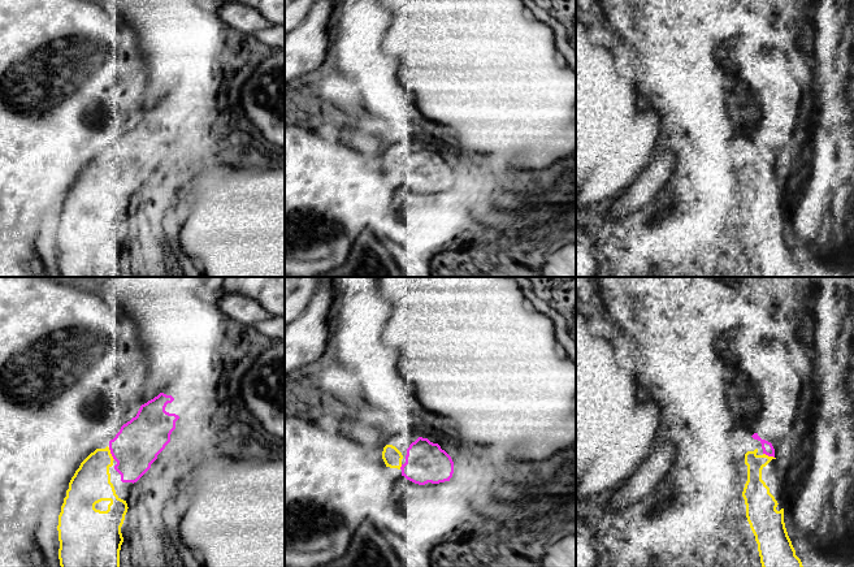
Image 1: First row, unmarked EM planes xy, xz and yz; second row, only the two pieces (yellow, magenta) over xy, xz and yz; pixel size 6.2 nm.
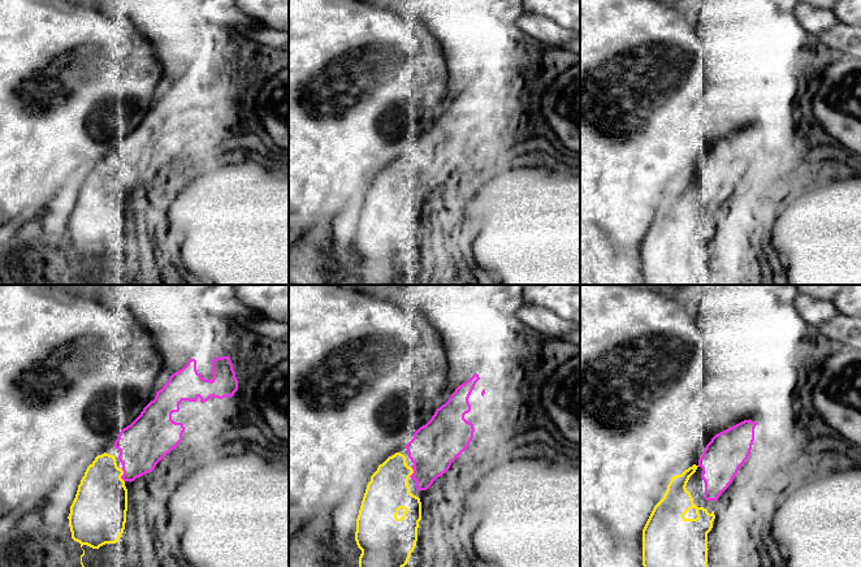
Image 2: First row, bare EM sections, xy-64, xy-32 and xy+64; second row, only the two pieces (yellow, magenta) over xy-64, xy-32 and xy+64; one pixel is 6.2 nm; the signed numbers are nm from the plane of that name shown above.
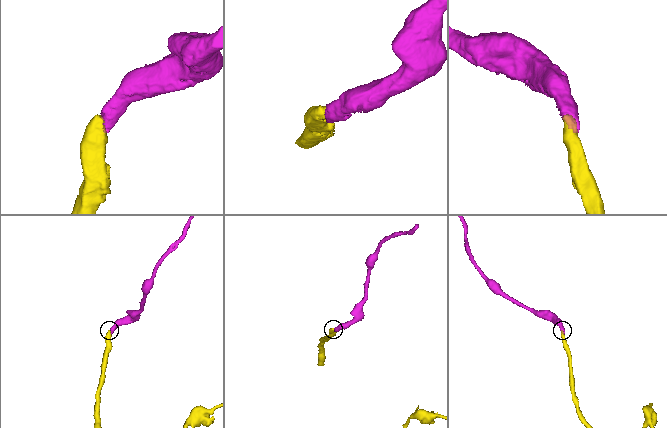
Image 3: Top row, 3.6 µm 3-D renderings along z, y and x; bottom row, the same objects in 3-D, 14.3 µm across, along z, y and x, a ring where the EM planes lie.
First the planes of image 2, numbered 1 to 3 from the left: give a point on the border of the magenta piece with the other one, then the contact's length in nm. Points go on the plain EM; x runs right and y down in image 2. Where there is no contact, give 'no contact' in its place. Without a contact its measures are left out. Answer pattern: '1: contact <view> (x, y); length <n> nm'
1: contact xy-64 (121, 184); length 80 nm
2: contact xy-32 (412, 181); length 60 nm
3: no contact

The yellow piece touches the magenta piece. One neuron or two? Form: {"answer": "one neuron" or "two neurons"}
{"answer": "one neuron"}

